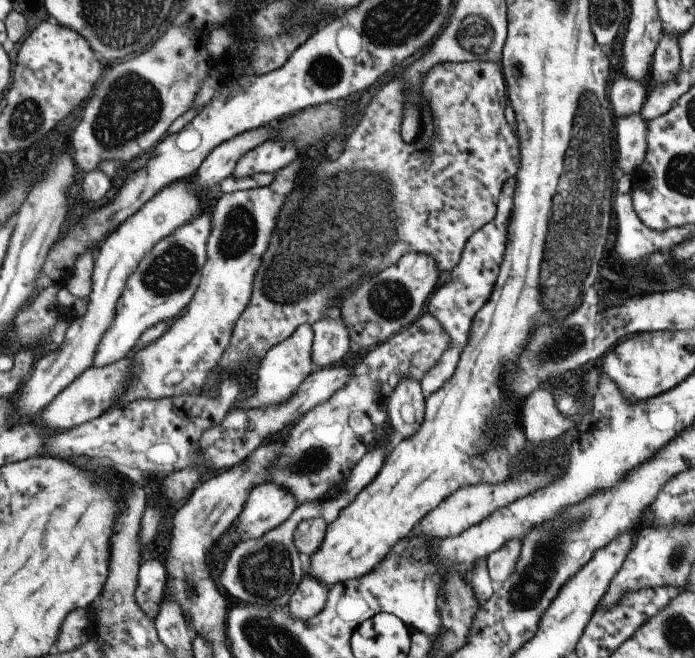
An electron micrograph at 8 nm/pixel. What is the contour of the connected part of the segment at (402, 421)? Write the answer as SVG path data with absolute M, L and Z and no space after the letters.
M405 377L398 380L387 403L386 421L402 440L413 436L424 419L424 396L420 383Z

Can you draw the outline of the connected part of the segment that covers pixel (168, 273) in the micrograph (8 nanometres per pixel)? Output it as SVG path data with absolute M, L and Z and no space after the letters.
M210 214L199 215L176 228L169 236L157 241L139 261L128 276L122 293L118 296L112 324L102 335L92 358L93 367L102 367L129 356L137 347L139 335L158 322L173 320L189 304L200 281L200 272L206 261L206 240L211 228Z

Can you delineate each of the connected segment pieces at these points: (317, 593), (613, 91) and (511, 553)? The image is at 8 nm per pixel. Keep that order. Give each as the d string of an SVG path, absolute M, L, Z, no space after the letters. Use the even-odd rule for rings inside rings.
M303 574L297 590L293 591L285 609L292 617L307 620L321 612L329 588L320 585L308 574Z
M620 77L607 88L608 101L614 117L622 117L640 112L645 102L647 90L639 81Z
M513 539L501 545L486 556L488 576L495 585L501 584L513 572L516 558L519 556L520 540Z

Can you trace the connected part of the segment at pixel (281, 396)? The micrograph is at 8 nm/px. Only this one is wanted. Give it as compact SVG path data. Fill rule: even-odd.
M310 324L299 325L285 340L270 348L257 364L255 371L255 394L243 401L235 401L236 409L265 408L276 404L283 404L295 391L297 386L310 373L312 347L312 330Z

